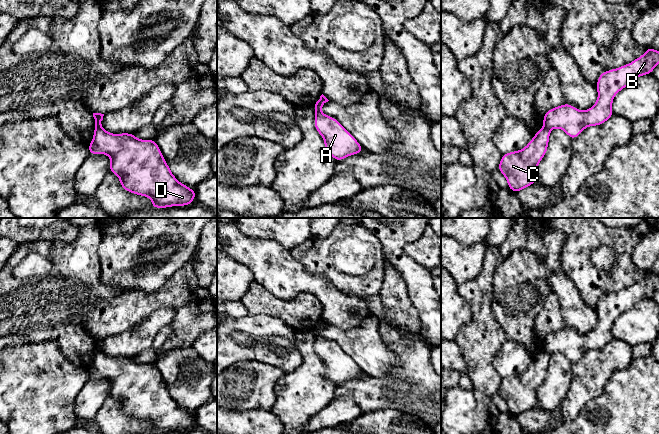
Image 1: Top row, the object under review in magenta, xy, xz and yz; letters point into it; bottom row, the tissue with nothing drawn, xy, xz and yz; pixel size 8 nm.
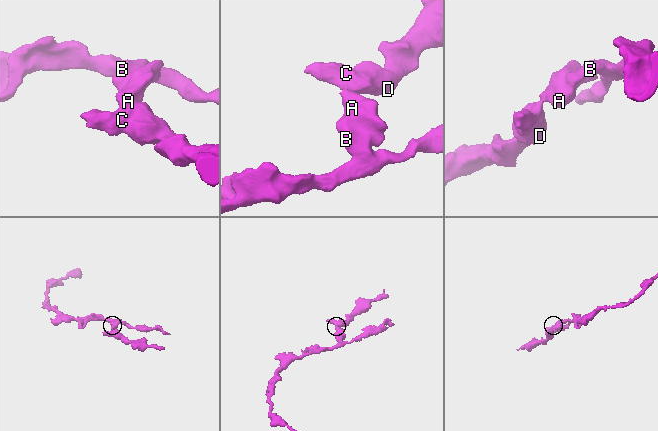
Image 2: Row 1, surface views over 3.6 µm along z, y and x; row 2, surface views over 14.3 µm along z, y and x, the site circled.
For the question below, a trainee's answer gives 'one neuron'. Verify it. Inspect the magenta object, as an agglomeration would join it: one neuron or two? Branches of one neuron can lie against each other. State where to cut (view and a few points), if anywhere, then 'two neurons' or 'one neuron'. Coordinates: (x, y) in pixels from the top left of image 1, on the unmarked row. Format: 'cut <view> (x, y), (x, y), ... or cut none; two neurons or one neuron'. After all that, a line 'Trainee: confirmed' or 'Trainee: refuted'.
cut xy (100, 350), (95, 353); two neurons
Trainee: refuted

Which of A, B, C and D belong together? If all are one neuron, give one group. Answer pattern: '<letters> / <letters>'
A B / C D

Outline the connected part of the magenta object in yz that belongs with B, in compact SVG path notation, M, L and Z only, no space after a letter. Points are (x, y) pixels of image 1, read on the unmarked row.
M648 271L641 281L619 292L604 295L599 299L596 311L598 323L587 335L564 327L548 334L543 339L544 351L562 353L572 364L589 350L599 350L610 343L614 337L612 326L615 319L632 308L642 299L652 298L659 288L659 275Z

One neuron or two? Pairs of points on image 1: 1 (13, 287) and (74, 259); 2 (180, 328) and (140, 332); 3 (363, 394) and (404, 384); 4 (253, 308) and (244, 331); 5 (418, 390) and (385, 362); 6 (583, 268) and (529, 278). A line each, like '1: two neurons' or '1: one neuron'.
1: one neuron
2: two neurons
3: one neuron
4: two neurons
5: two neurons
6: two neurons

